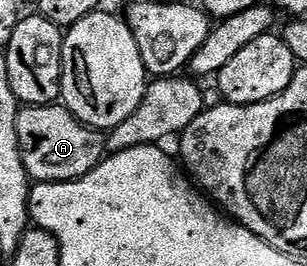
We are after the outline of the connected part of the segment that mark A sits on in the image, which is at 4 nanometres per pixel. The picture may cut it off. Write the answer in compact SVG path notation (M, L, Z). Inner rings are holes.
M25 105L17 112L17 132L23 165L37 183L70 183L101 164L107 155L102 132L80 123L63 105Z

